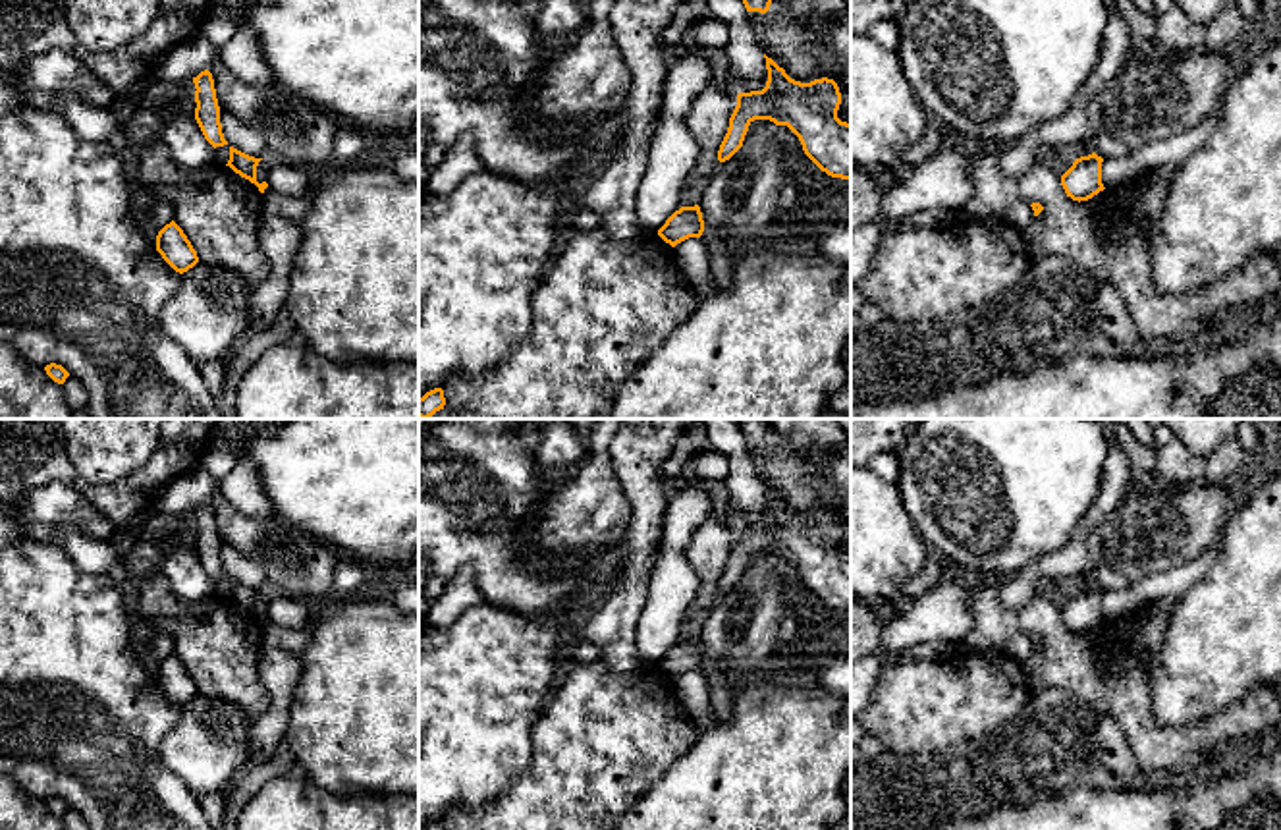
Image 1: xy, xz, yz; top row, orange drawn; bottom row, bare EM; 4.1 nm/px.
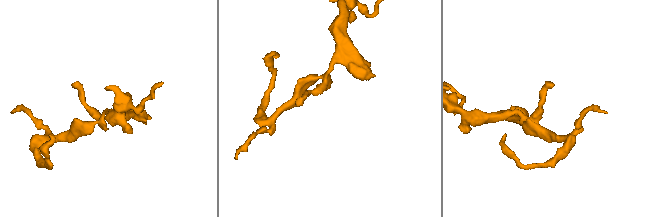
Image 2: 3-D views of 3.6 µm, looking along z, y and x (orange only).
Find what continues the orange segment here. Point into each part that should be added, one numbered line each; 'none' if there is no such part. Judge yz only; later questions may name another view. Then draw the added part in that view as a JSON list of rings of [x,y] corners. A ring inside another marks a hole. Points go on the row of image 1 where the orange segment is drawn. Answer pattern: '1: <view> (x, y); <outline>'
none

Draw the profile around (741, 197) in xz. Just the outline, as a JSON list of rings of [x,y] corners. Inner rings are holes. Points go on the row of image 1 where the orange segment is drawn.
[[[749,129],[743,147],[722,162],[700,195],[704,228],[716,228],[735,247],[774,232],[783,185],[781,145],[774,129]]]

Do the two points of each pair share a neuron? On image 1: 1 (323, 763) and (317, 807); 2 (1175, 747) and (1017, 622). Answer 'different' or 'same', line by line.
1: different
2: same

